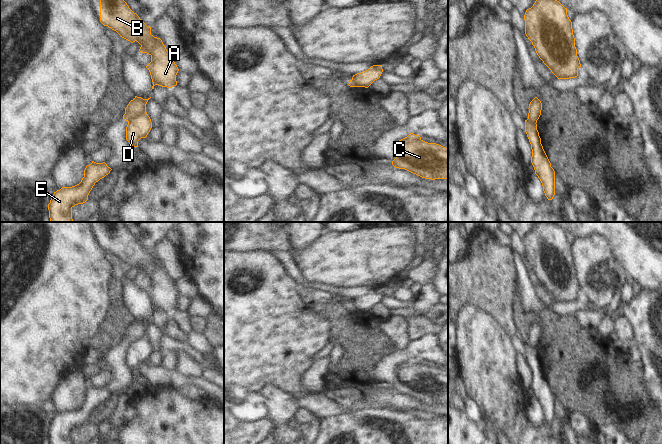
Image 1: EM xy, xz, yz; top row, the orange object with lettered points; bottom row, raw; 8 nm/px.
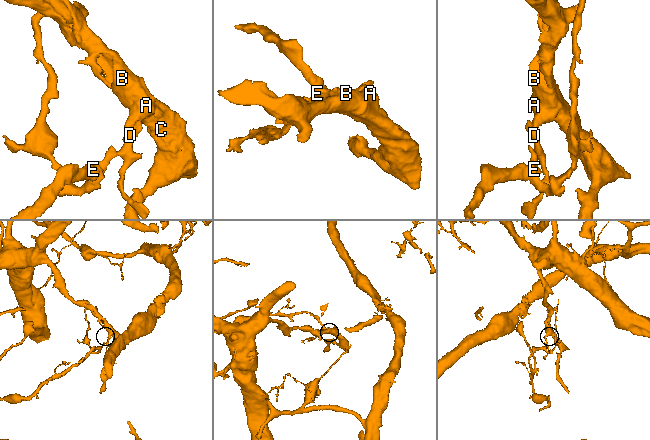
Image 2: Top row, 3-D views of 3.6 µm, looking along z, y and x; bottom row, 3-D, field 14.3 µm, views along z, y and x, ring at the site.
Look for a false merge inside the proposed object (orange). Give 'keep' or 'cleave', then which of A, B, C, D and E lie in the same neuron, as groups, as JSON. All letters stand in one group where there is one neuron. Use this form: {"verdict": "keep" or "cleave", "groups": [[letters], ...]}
{"verdict": "cleave", "groups": [["A", "B", "C"], ["D", "E"]]}

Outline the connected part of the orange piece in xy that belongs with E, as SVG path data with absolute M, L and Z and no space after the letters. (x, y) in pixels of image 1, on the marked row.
M92 161L84 170L81 182L72 187L62 187L54 192L48 204L50 222L73 222L72 208L88 200L93 186L110 173L112 169L105 162Z

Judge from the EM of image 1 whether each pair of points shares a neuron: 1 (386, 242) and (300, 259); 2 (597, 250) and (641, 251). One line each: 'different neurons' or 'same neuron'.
1: same neuron
2: different neurons

